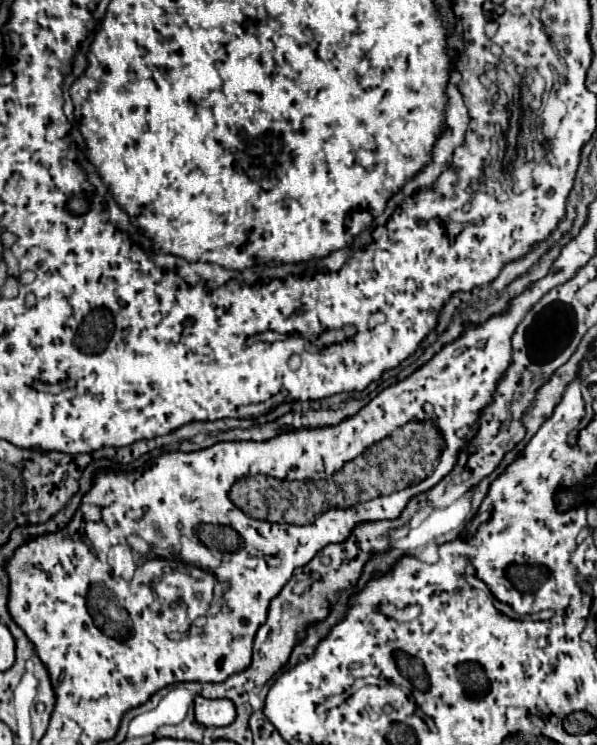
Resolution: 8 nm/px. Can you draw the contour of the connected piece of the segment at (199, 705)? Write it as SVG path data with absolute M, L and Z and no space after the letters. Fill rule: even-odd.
M198 695L194 713L196 721L204 727L224 727L236 719L236 707L230 699L204 699Z

